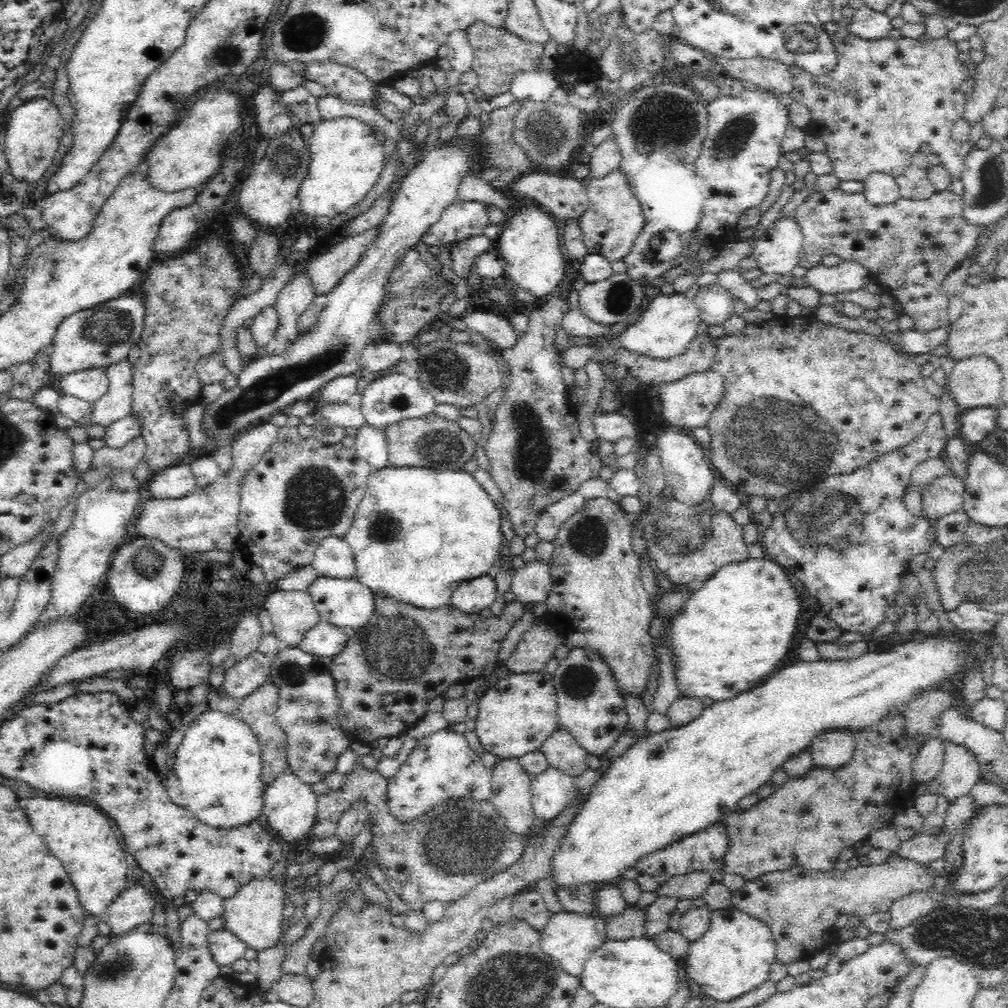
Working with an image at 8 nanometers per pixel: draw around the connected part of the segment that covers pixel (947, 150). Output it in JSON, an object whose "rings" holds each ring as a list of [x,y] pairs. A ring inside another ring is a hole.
{"rings":[[[850,31],[846,36],[829,35],[836,55],[836,64],[826,74],[804,72],[796,66],[789,67],[793,78],[790,93],[802,104],[816,104],[816,110],[822,110],[816,116],[816,136],[826,143],[823,154],[832,164],[832,172],[841,182],[848,180],[864,181],[870,174],[882,172],[893,178],[903,174],[911,165],[911,158],[919,151],[922,144],[932,147],[953,180],[961,180],[966,158],[976,144],[968,141],[961,145],[954,140],[952,127],[963,117],[965,97],[960,91],[960,84],[965,78],[964,68],[958,61],[959,50],[956,42],[948,33],[940,38],[864,38]]]}

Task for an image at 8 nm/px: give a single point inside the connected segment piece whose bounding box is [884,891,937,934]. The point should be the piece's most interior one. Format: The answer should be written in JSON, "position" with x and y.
{"position":[908,909]}

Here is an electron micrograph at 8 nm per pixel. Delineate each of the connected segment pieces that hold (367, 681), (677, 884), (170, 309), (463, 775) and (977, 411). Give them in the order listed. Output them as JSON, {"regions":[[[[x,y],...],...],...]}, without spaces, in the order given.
{"regions":[[[[372,591],[372,595],[375,611],[371,619],[347,636],[346,646],[333,657],[330,670],[340,697],[339,726],[356,747],[370,747],[379,738],[390,740],[406,734],[426,716],[431,700],[442,697],[452,686],[490,675],[499,663],[500,644],[524,612],[524,603],[518,599],[506,603],[500,616],[484,618],[476,613],[462,613],[449,605],[426,610],[400,598],[383,595],[381,591]]],[[[692,870],[686,874],[674,875],[666,884],[660,885],[658,894],[674,893],[682,898],[694,899],[704,894],[713,884],[712,874],[708,870]]],[[[208,237],[208,242],[200,248],[187,250],[185,254],[176,259],[170,257],[157,258],[148,272],[143,287],[146,297],[146,318],[144,318],[144,336],[137,345],[140,351],[140,360],[132,367],[133,376],[133,402],[132,413],[144,415],[144,430],[141,436],[146,441],[146,460],[151,472],[160,470],[175,463],[184,452],[185,420],[181,414],[192,406],[192,401],[200,394],[201,387],[196,363],[207,354],[221,351],[222,328],[225,314],[232,303],[244,295],[242,290],[242,274],[236,262],[221,241]]],[[[446,727],[419,740],[398,766],[396,774],[387,778],[390,809],[398,819],[411,819],[452,795],[488,799],[492,772],[493,769],[487,769],[481,763],[481,756],[470,748],[462,734]]],[[[982,407],[961,411],[958,417],[959,436],[966,442],[976,444],[981,442],[988,434],[994,434],[998,423],[997,407]]]]}

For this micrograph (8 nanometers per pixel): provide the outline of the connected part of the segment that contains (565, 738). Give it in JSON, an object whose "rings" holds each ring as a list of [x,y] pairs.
{"rings":[[[560,728],[552,734],[552,737],[542,744],[540,750],[546,753],[549,765],[558,767],[574,778],[590,769],[588,764],[590,751],[565,728]]]}

